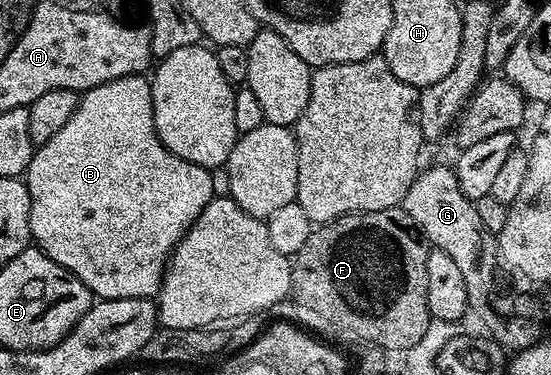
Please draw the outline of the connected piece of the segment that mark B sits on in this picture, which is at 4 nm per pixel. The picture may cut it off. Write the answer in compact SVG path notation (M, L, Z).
M147 76L119 77L113 81L102 83L98 87L87 90L81 96L78 107L70 119L66 119L66 127L58 131L58 135L50 138L45 145L39 146L32 154L32 162L26 174L26 184L30 195L30 231L35 248L41 249L54 263L66 267L97 298L105 301L114 299L130 299L131 297L155 298L160 292L160 284L164 282L164 270L168 267L168 258L176 250L176 245L188 234L188 228L195 223L198 215L212 201L213 174L201 165L190 163L178 155L174 155L164 146L154 123L154 107L152 106L152 83Z

